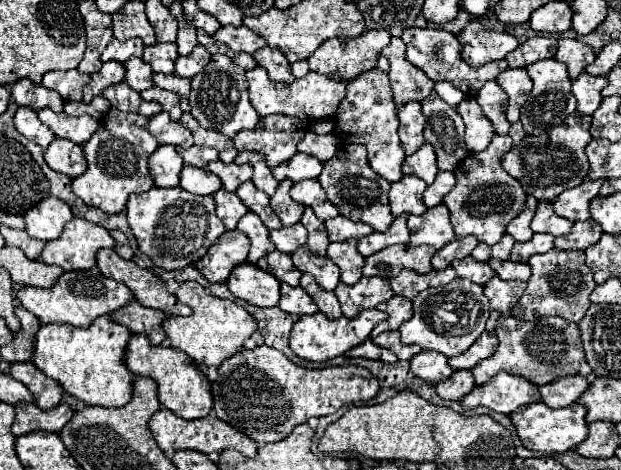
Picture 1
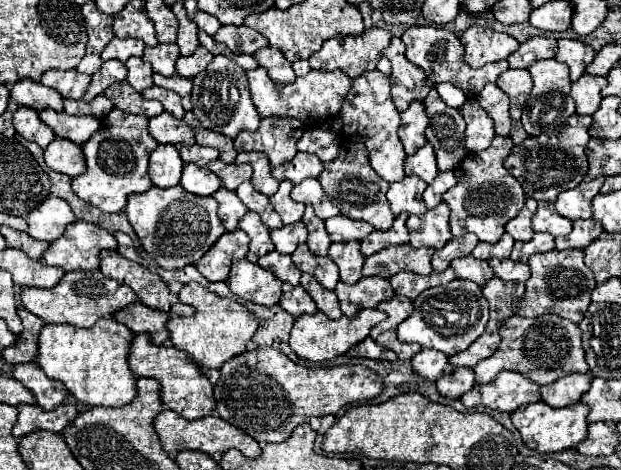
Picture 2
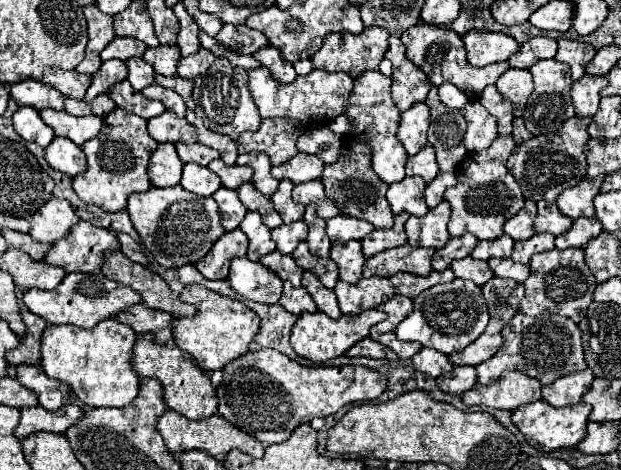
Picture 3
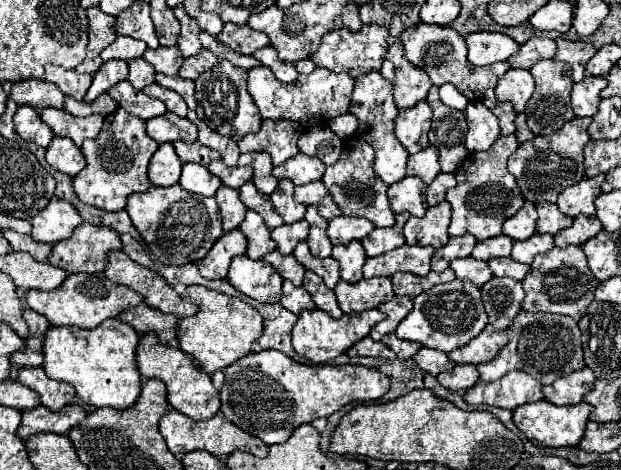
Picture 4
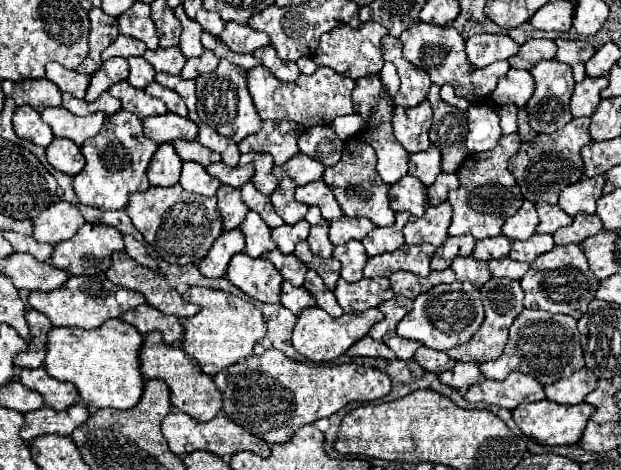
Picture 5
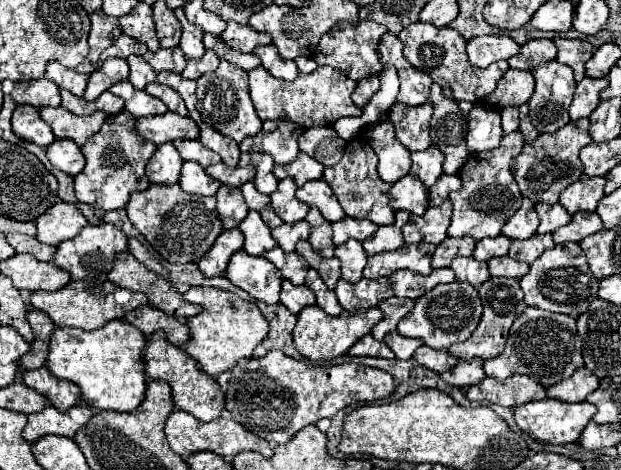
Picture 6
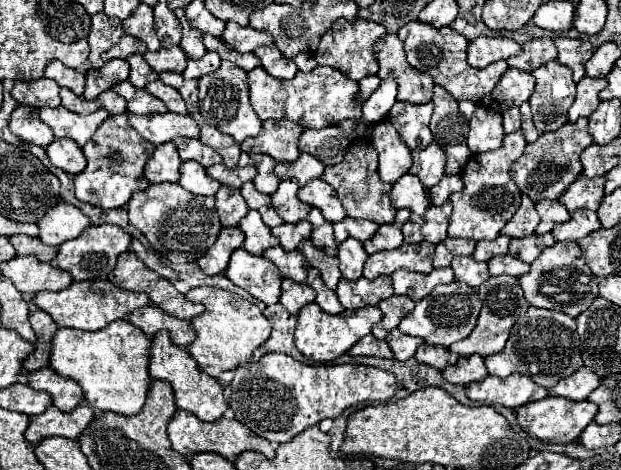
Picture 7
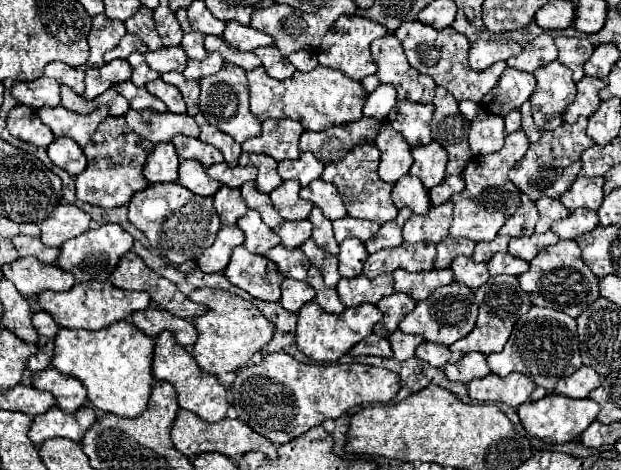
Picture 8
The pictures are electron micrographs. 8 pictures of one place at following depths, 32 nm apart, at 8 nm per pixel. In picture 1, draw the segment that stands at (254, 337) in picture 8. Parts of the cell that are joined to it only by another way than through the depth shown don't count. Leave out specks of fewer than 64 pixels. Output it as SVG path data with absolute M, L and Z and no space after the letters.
M182 282L176 290L176 298L182 304L190 306L192 314L188 318L166 318L162 322L162 328L166 332L170 346L186 352L196 364L220 366L226 358L244 348L244 340L252 336L256 328L256 320L242 306L238 306L232 300L210 296L210 292L206 292L206 288L202 288L198 282Z

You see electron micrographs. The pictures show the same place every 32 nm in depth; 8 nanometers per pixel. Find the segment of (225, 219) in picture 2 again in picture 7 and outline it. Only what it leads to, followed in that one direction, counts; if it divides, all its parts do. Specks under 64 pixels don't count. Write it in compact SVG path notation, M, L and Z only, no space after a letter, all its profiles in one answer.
M220 186L216 192L216 212L220 216L220 222L224 228L228 226L238 226L238 222L246 216L248 206L240 194L240 190Z

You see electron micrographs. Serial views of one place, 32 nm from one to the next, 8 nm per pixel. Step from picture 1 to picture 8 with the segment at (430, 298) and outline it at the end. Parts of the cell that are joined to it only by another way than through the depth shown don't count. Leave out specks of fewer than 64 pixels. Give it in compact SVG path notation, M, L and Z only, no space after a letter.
M452 282L448 286L436 288L426 300L418 302L416 308L400 322L398 328L406 334L420 334L428 342L450 346L472 332L476 316L478 316L478 302L474 300L474 292L464 284Z

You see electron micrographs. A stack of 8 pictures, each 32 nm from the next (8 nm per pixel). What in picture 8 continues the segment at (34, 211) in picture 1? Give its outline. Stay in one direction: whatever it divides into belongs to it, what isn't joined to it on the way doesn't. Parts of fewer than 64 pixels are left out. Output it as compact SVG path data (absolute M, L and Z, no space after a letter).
M60 204L40 222L40 240L46 246L62 246L66 240L80 236L90 228L90 216L72 204Z

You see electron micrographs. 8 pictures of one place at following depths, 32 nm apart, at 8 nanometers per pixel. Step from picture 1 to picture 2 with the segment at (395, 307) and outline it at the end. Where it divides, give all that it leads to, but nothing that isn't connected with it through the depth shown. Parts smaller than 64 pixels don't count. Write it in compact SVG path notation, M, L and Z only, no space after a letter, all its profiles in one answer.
M394 296L392 300L378 304L376 308L382 310L382 312L386 312L388 318L372 328L370 338L376 338L378 334L382 334L382 332L386 332L386 330L396 330L398 324L404 322L404 320L412 314L412 302L410 302L406 296Z

